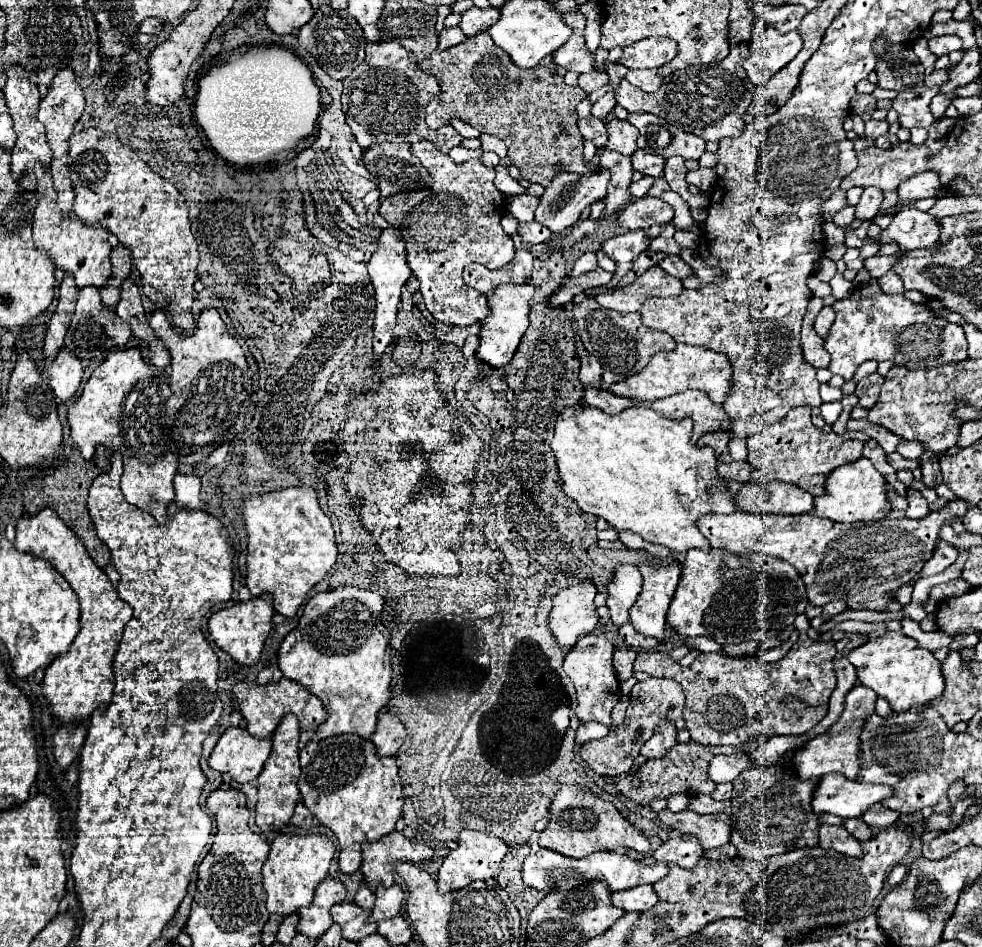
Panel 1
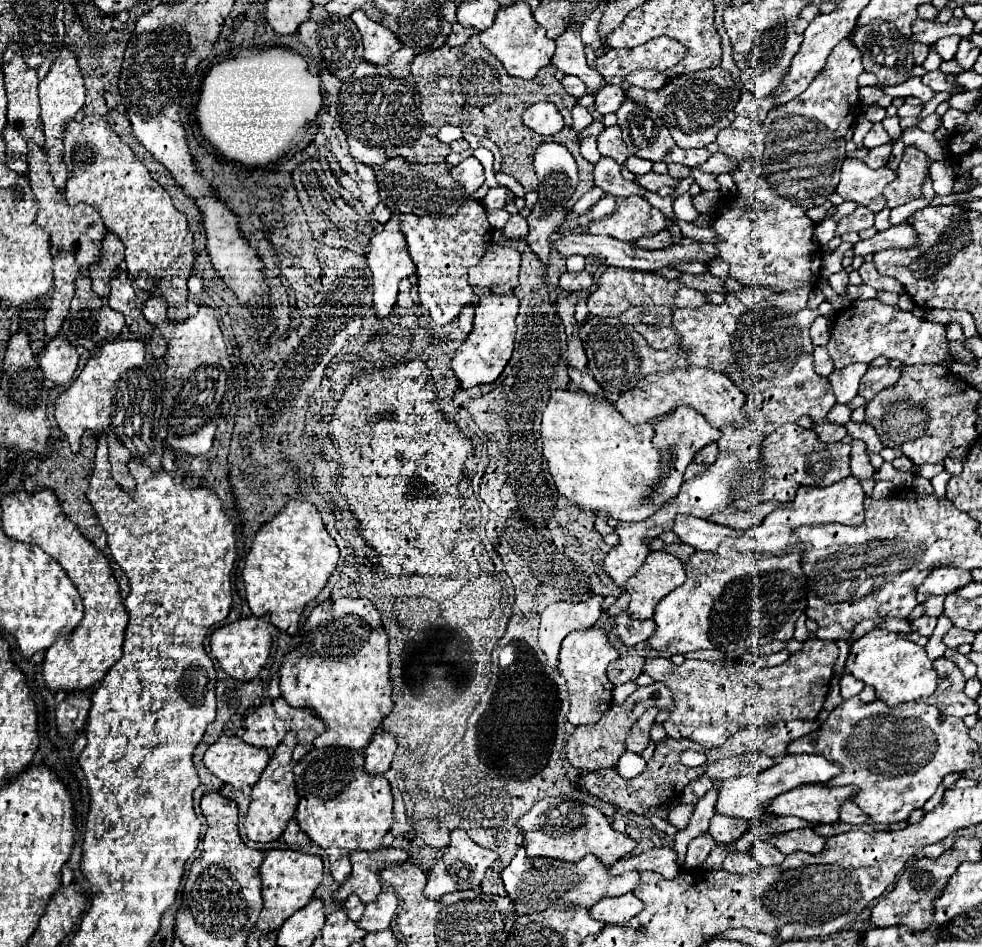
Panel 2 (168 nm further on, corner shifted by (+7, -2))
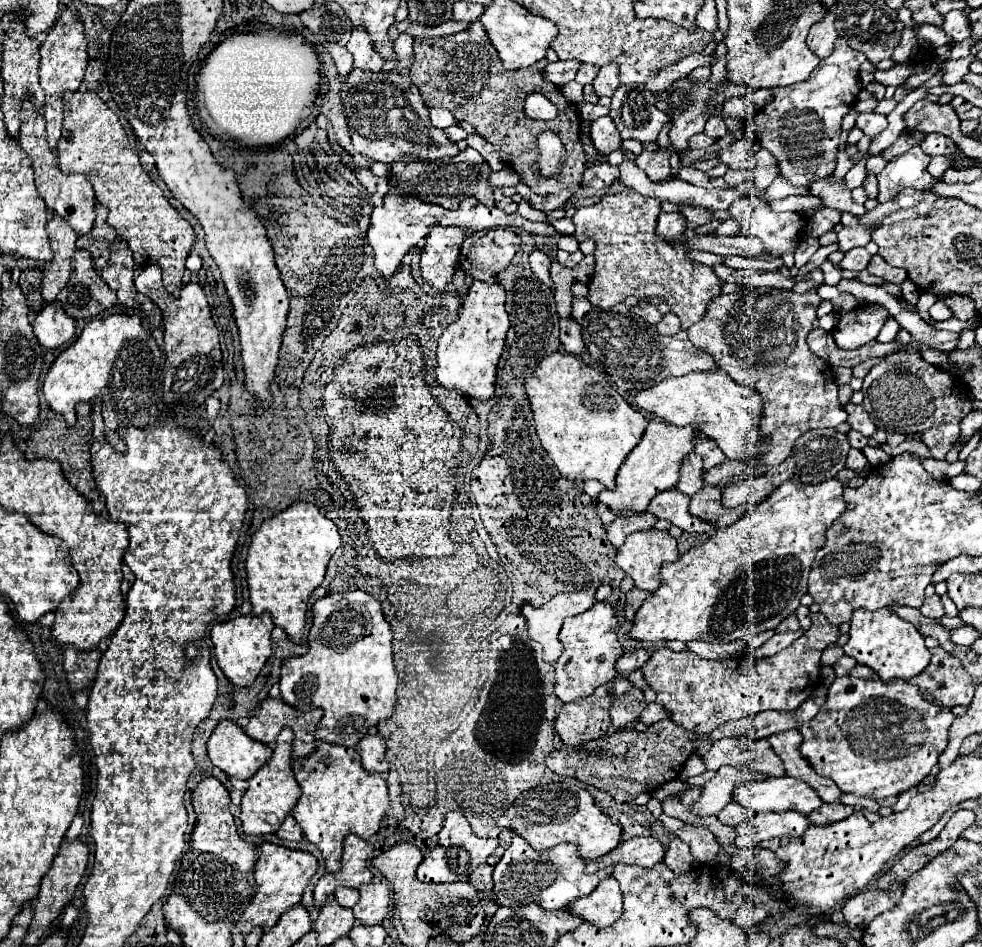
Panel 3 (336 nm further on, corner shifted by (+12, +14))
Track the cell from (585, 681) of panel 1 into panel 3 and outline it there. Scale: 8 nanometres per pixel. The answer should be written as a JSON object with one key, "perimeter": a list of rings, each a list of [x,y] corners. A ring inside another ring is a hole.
{"perimeter":[[[596,602],[584,614],[576,614],[564,620],[560,630],[560,642],[564,646],[556,666],[556,688],[554,694],[562,702],[576,702],[590,696],[598,686],[610,682],[616,676],[614,662],[624,652],[618,642],[618,620],[614,608],[608,602]]]}

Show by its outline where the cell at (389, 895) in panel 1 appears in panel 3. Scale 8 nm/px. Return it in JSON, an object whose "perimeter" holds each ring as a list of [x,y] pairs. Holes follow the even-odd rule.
{"perimeter":[[[370,882],[358,888],[360,902],[354,906],[354,916],[360,924],[372,926],[382,924],[390,906],[390,888],[386,882]]]}

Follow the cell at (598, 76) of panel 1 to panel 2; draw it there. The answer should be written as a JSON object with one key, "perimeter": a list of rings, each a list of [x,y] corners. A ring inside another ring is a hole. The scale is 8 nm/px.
{"perimeter":[[[565,76],[561,80],[561,84],[563,84],[565,92],[571,94],[571,96],[575,96],[575,98],[581,98],[585,94],[585,84],[577,76]]]}

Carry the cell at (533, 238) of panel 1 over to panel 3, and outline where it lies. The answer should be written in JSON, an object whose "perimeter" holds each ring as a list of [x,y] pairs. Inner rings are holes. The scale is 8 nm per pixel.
{"perimeter":[[[496,190],[496,192],[494,192],[494,200],[496,200],[496,206],[498,206],[500,210],[504,210],[506,214],[512,214],[512,212],[516,212],[516,202],[514,202],[512,198],[504,196],[500,190]]]}

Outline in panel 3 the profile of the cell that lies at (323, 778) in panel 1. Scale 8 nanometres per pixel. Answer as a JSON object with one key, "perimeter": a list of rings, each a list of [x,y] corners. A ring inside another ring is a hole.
{"perimeter":[[[316,742],[316,750],[310,756],[294,758],[292,770],[302,788],[302,796],[292,810],[292,816],[300,824],[304,836],[322,850],[326,868],[336,872],[340,868],[346,834],[370,840],[378,832],[380,820],[388,810],[386,780],[380,774],[362,768],[356,748],[328,742]]]}

